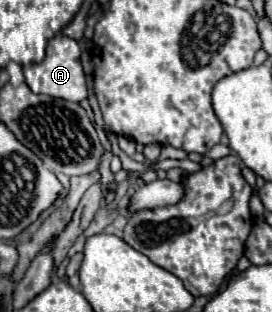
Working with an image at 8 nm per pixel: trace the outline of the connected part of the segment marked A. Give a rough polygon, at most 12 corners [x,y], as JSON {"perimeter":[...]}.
{"perimeter":[[64,34],[48,42],[44,62],[24,66],[36,94],[86,98],[80,46]]}

